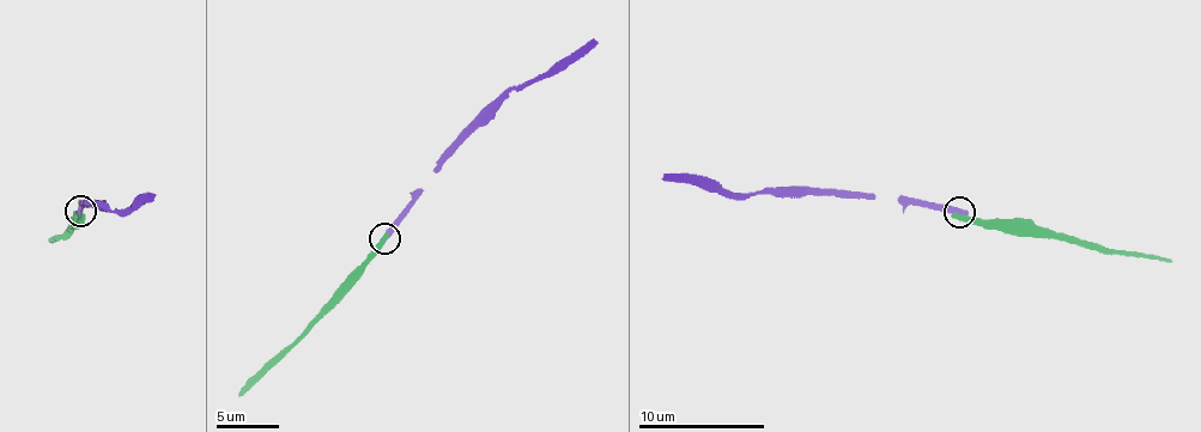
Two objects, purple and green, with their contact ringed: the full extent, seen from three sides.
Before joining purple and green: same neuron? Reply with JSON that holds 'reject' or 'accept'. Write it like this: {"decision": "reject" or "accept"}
{"decision": "reject"}

